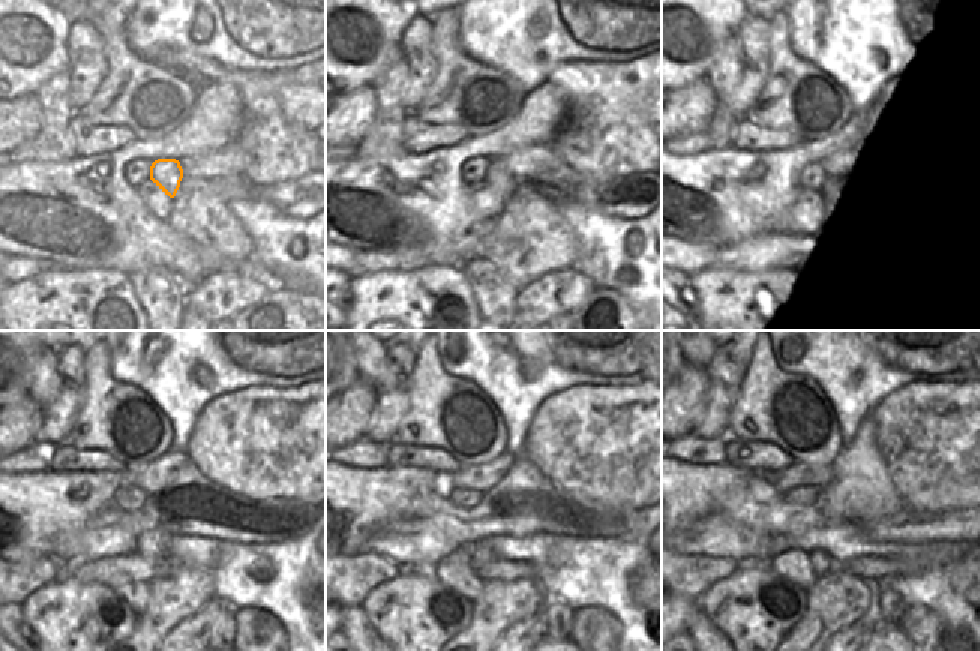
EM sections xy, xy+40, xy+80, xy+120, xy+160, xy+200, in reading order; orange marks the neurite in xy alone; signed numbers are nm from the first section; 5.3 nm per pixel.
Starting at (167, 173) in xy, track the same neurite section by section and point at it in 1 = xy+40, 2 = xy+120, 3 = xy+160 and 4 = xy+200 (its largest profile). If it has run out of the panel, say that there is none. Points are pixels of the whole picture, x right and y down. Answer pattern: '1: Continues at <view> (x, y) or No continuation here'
1: Continues at xy+40 (499, 177)
2: Continues at xy+120 (152, 546)
3: Continues at xy+160 (480, 554)
4: Continues at xy+200 (823, 564).

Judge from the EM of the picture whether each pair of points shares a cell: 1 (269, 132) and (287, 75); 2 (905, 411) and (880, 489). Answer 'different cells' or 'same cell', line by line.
1: same cell
2: different cells

